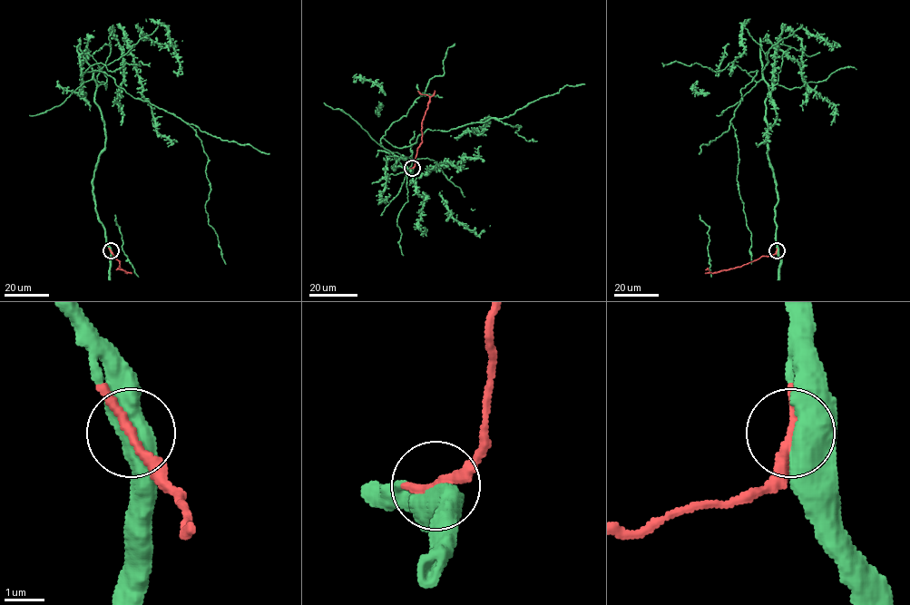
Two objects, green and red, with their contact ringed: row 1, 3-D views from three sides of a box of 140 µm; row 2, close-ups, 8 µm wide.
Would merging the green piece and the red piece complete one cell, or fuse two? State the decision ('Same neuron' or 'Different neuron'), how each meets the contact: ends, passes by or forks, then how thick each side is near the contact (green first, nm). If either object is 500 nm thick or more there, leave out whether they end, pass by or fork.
Same neuron. Thickness 550 nm (green) against 220 nm

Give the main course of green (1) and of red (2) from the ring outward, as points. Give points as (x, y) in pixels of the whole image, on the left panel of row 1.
1: (111, 250), (92, 191), (105, 129), (96, 83), (82, 76), (93, 70), (195, 131), (226, 264)
2: (111, 250), (120, 261), (119, 268), (126, 273), (116, 269)

